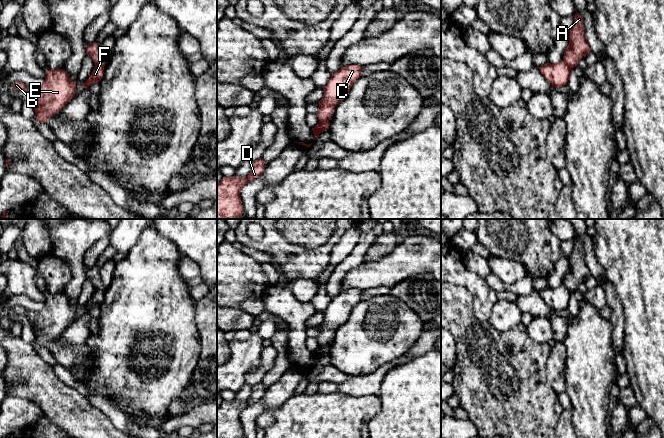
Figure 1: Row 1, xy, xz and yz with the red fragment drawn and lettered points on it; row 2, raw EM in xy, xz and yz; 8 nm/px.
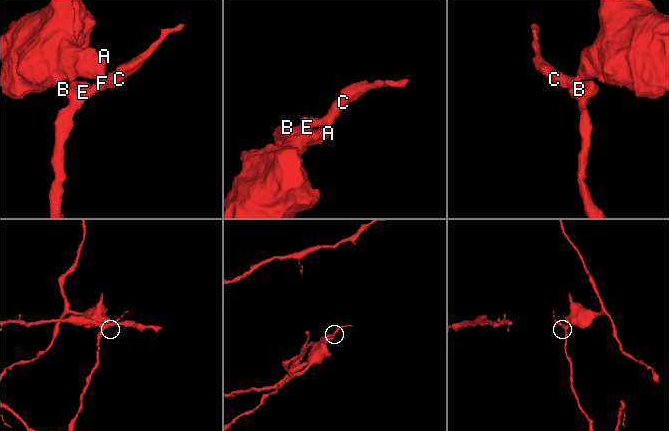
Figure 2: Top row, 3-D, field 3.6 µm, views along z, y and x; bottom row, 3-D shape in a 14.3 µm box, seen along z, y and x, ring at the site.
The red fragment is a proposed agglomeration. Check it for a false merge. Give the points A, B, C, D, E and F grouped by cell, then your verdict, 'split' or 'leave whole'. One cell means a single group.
A D / B C E F; split

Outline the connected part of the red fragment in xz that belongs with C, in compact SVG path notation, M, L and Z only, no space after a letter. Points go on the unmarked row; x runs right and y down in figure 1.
M348 289L347 291L340 292L337 296L331 299L327 309L323 311L324 319L323 322L318 326L319 334L316 339L319 346L329 345L334 337L335 331L344 324L353 307L361 300L362 290L360 289Z

